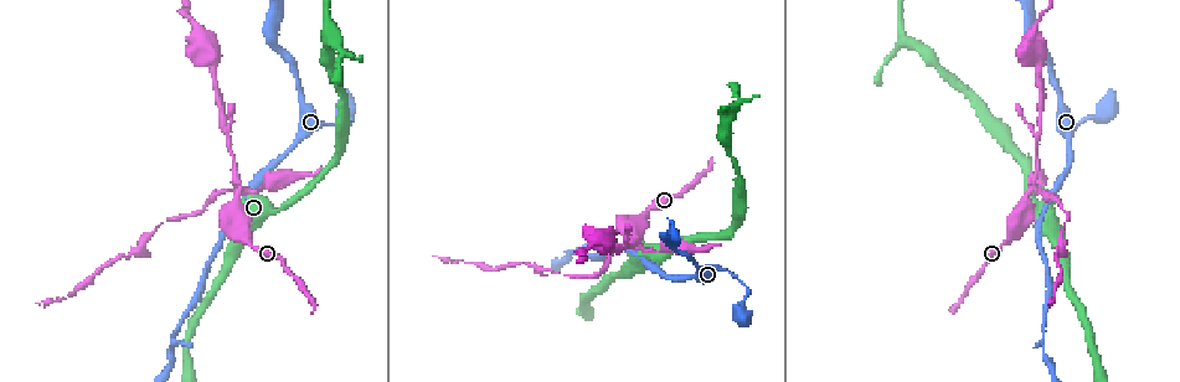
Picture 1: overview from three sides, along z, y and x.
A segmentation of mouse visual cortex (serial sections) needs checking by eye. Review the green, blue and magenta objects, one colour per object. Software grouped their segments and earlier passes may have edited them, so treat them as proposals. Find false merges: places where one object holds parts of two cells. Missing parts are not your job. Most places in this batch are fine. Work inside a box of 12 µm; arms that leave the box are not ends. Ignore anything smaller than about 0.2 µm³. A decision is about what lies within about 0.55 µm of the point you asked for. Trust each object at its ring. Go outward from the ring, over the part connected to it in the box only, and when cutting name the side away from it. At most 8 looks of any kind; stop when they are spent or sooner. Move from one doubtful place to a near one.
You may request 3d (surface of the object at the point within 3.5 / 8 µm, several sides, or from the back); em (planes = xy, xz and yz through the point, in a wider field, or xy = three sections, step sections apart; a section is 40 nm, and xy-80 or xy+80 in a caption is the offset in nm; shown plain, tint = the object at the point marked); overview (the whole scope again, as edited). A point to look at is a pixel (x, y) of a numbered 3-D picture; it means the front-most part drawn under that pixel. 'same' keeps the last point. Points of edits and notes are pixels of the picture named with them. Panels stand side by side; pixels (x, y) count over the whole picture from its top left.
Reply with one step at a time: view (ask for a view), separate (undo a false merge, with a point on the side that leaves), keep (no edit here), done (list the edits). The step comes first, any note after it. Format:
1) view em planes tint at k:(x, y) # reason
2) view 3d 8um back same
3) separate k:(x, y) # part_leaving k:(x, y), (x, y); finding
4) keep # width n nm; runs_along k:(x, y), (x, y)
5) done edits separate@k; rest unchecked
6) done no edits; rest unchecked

view 3d 3.5um at 1:(1029, 186) # narrows sharply

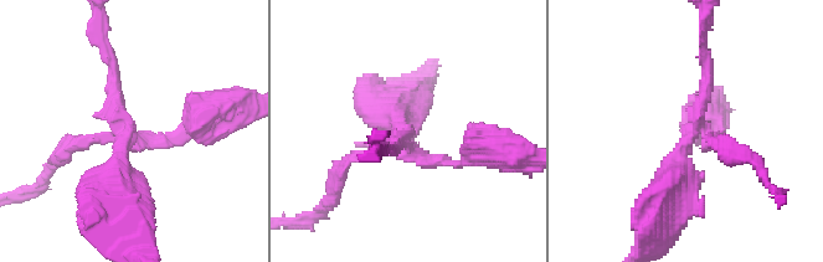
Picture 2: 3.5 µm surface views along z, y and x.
view em xy step 1 tint at 2:(128, 133)

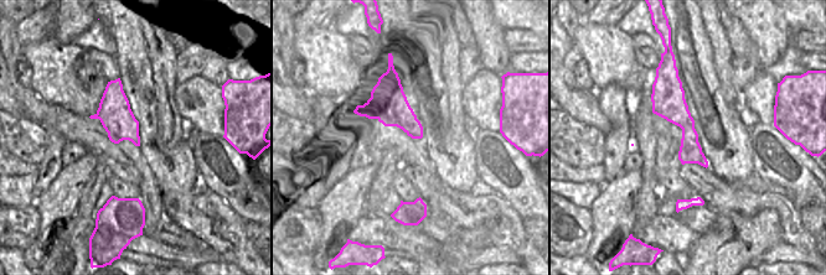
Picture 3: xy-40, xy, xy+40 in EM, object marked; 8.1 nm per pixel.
separate 2:(176, 134) # part_leaving 2:(138, 140), (168, 140), (236, 106); a second cell is stuck on

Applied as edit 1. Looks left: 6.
view overview

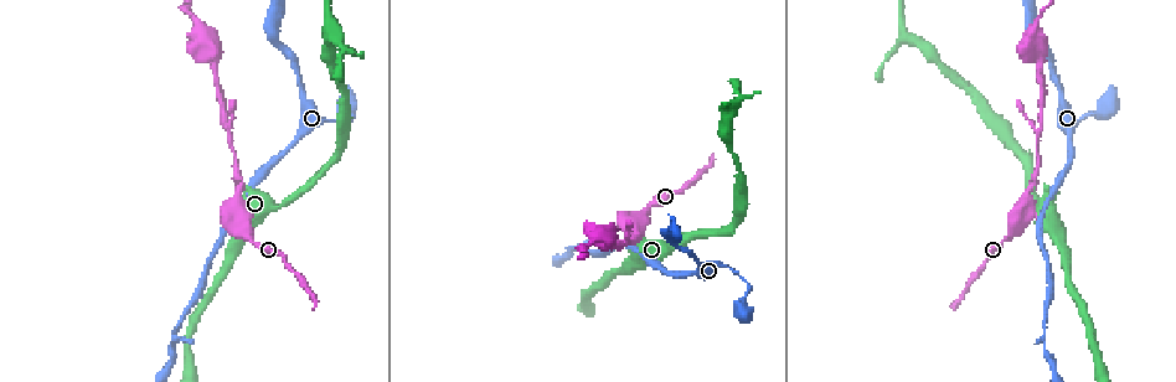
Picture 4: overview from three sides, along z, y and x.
view 3d 3.5um at 4:(353, 120) # abrupt turn

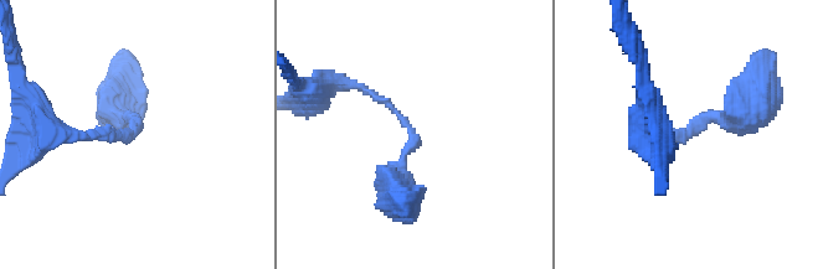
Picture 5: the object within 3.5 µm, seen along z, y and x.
view em planes tint at 5:(688, 130) # arm_widths 100, 300 nm; shape alone is not enough

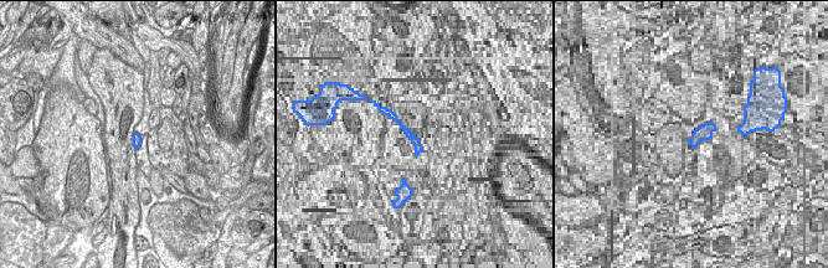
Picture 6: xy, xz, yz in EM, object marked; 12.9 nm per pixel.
keep # runs_along 5:(639, 134), (741, 118), (757, 99); all the same cell

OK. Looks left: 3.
view 3d 3.5um at 4:(175, 336) # narrows sharply

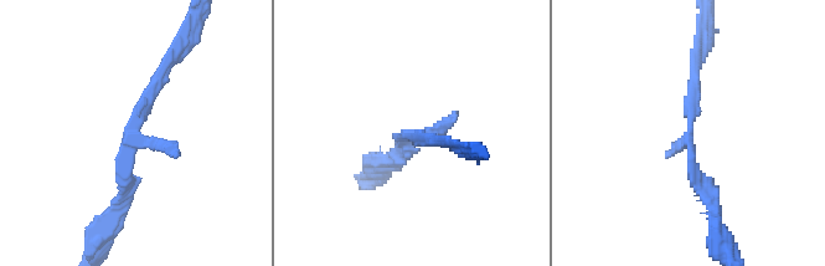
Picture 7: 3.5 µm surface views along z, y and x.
view em planes tint at 7:(410, 136) # need the tissue

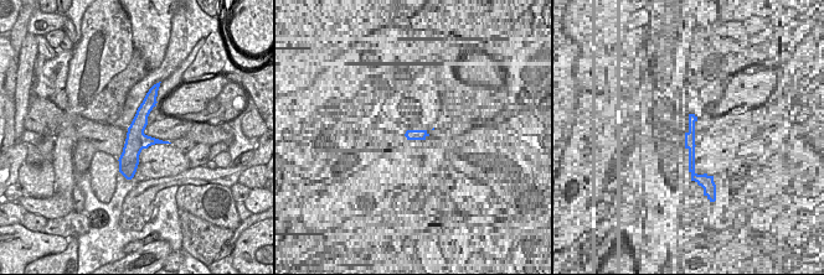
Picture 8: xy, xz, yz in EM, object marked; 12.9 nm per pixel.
view em xy step 1 tint same # cut it another way

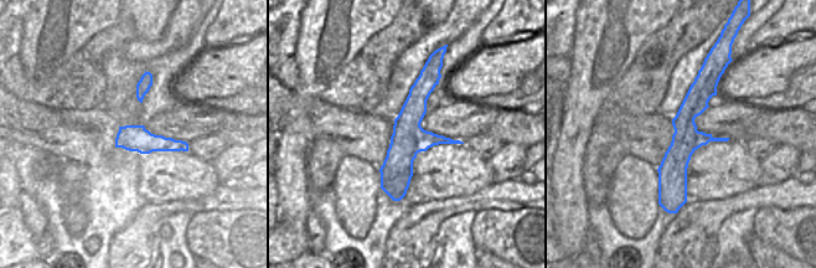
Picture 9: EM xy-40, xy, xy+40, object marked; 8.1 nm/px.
keep # runs_along 9:(425, 71), (399, 156), (397, 197); all the same cell

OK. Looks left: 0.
done edits separate@2; rest unchecked

